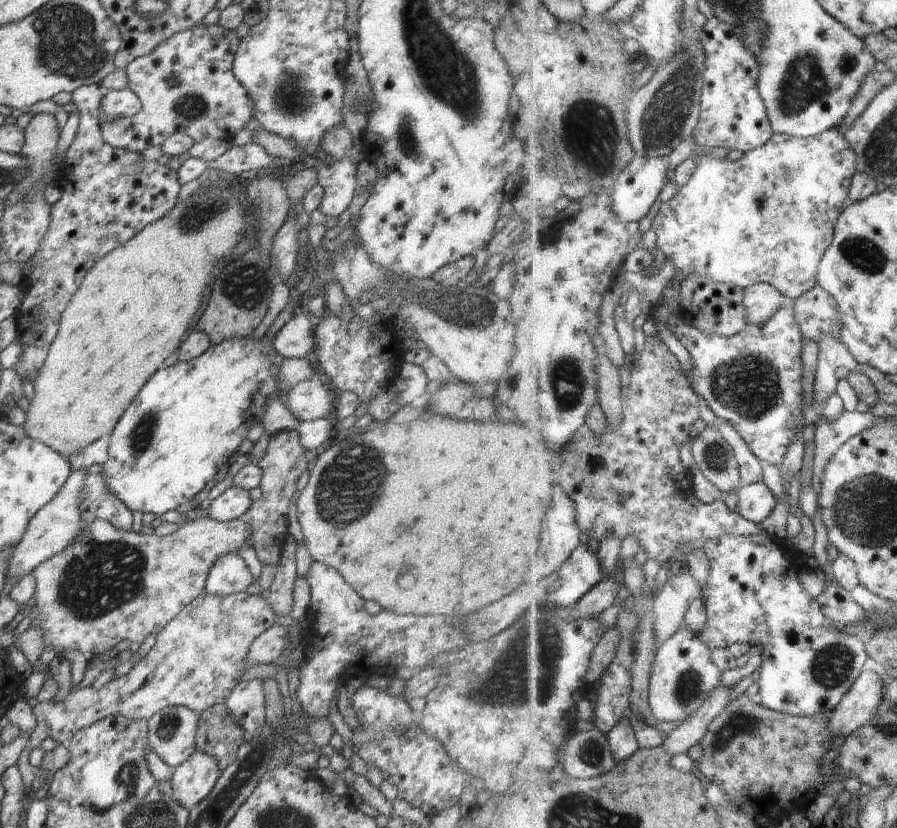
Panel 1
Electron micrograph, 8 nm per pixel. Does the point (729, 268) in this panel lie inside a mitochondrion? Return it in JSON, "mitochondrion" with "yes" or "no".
{"mitochondrion":"no"}

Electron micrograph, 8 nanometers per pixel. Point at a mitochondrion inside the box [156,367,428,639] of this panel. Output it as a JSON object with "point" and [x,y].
{"point":[345,493]}

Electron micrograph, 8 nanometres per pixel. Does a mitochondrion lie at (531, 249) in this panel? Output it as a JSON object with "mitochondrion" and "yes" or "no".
{"mitochondrion":"no"}

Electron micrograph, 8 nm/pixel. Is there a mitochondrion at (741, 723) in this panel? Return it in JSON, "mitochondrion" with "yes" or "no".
{"mitochondrion":"yes"}

